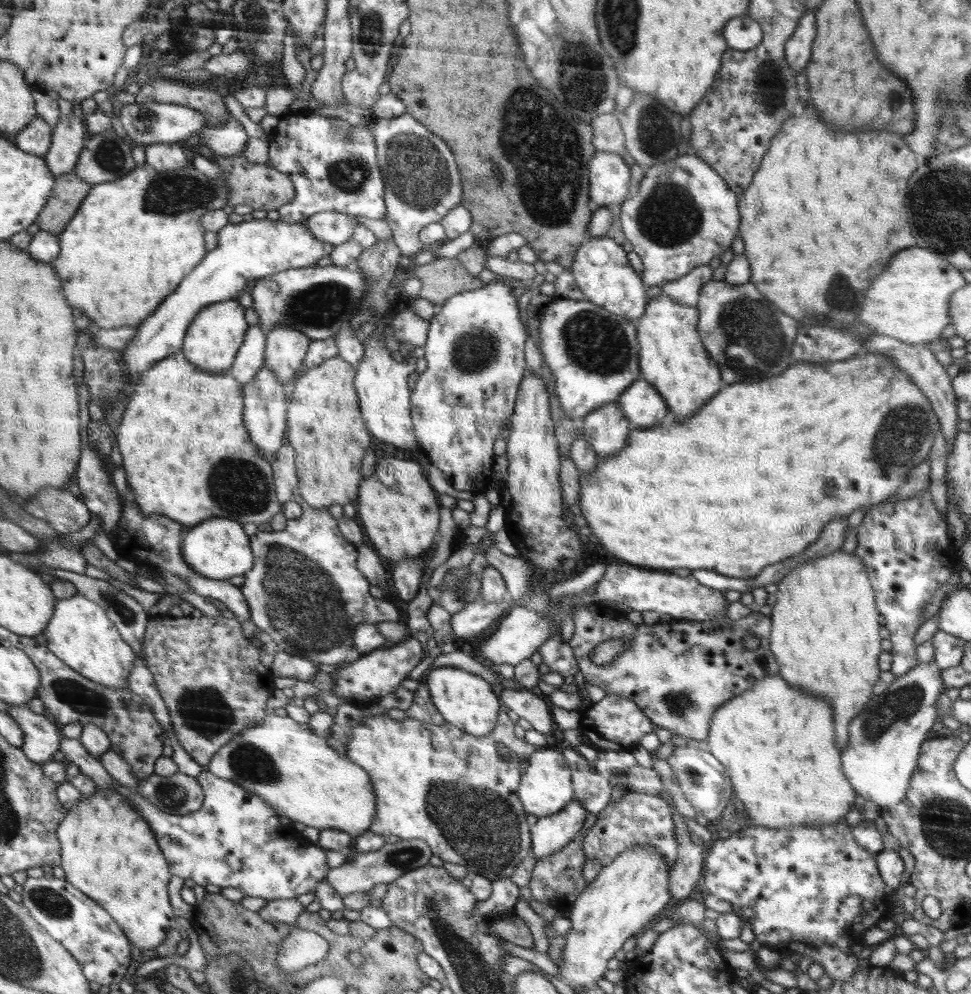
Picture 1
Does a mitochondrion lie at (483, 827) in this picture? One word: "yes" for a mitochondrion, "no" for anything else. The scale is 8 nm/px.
yes

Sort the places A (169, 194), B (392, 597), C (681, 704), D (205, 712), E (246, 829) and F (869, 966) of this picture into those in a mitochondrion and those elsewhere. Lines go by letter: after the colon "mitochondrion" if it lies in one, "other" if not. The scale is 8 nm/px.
A: mitochondrion
B: other
C: mitochondrion
D: mitochondrion
E: other
F: other

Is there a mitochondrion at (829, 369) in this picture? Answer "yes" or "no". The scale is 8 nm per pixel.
no

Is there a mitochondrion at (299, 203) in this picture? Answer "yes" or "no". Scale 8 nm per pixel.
no

